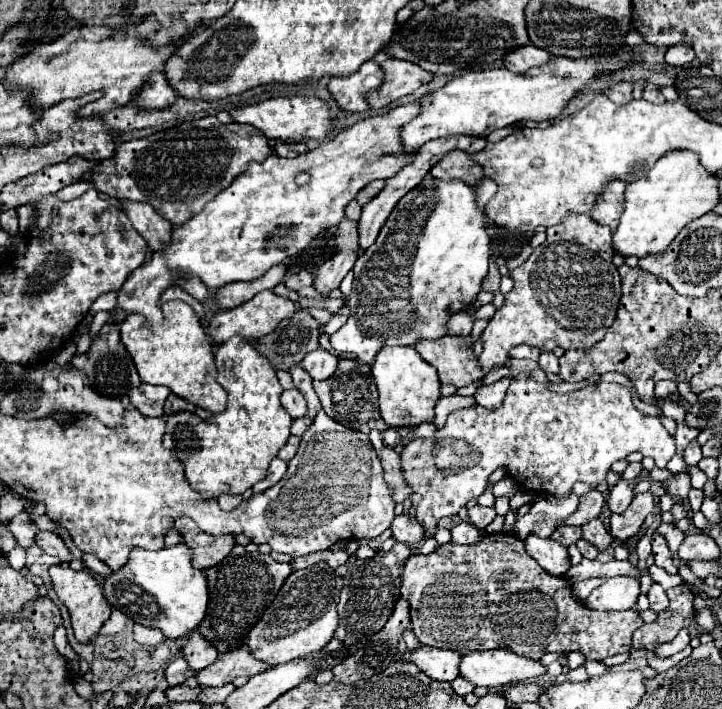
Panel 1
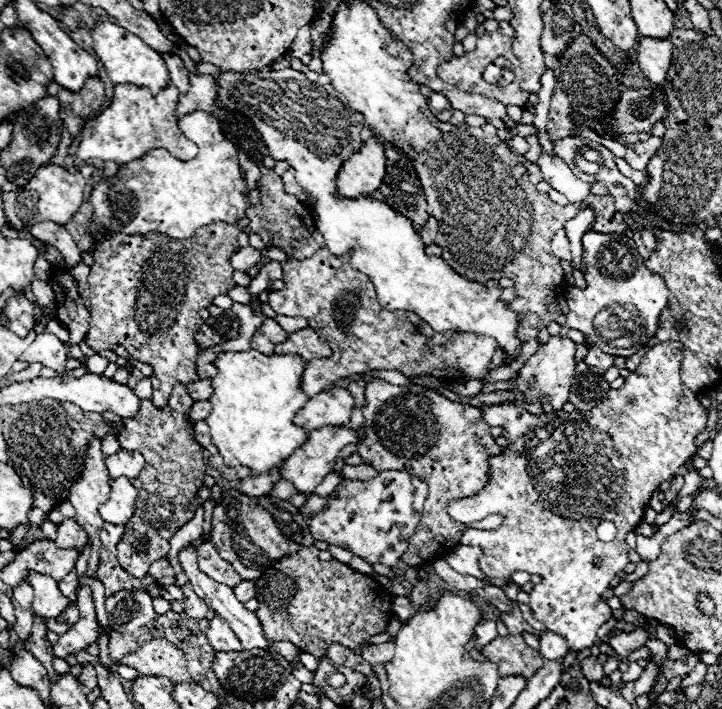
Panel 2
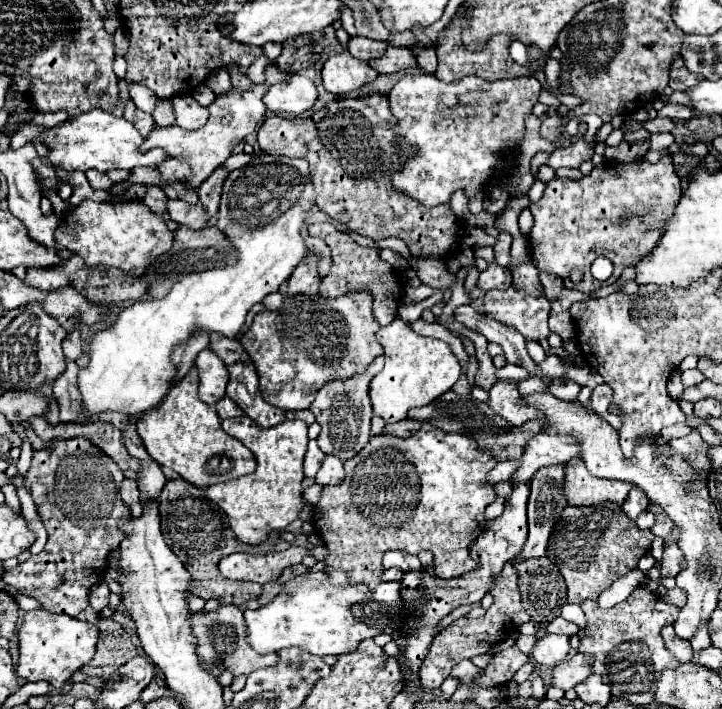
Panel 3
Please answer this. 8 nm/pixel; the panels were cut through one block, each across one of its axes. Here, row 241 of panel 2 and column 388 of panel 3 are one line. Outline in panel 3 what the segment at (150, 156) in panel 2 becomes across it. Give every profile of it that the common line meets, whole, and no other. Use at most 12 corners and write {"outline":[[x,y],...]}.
{"outline":[[402,76],[412,150],[392,188],[424,206],[484,192],[522,144],[534,76]]}

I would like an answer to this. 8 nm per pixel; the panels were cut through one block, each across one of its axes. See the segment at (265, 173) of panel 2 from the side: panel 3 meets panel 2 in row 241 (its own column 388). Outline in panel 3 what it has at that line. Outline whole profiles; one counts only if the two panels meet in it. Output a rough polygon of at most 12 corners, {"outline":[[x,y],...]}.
{"outline":[[312,224],[332,250],[320,294],[366,290],[374,318],[390,324],[400,280],[376,248],[332,224]]}

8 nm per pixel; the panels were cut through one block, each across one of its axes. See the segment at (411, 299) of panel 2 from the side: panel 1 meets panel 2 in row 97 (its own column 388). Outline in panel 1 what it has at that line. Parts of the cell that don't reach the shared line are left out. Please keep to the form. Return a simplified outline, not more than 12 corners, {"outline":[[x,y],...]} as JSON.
{"outline":[[430,174],[354,264],[338,352],[440,338],[488,274],[476,192]]}

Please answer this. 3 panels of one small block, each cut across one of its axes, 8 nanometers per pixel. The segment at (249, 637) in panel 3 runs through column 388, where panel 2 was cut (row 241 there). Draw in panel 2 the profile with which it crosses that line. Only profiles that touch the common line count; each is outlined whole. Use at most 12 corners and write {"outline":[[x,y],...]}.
{"outline":[[586,232],[566,326],[624,358],[656,334],[662,278],[620,234]]}

